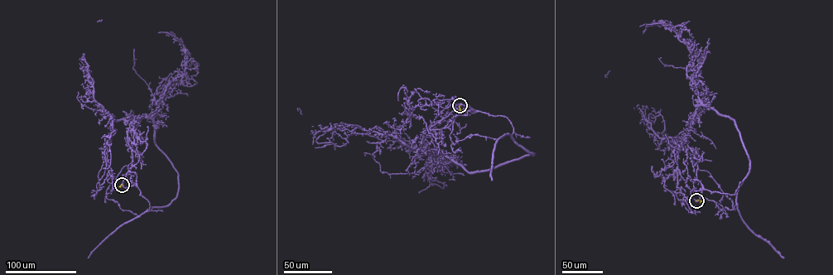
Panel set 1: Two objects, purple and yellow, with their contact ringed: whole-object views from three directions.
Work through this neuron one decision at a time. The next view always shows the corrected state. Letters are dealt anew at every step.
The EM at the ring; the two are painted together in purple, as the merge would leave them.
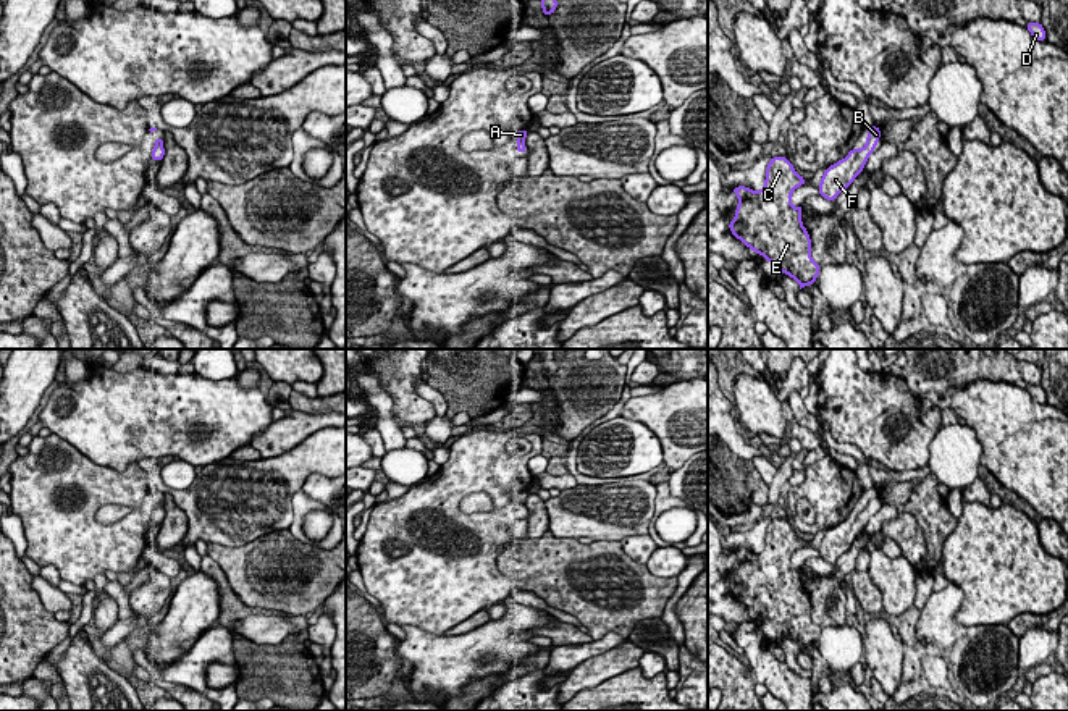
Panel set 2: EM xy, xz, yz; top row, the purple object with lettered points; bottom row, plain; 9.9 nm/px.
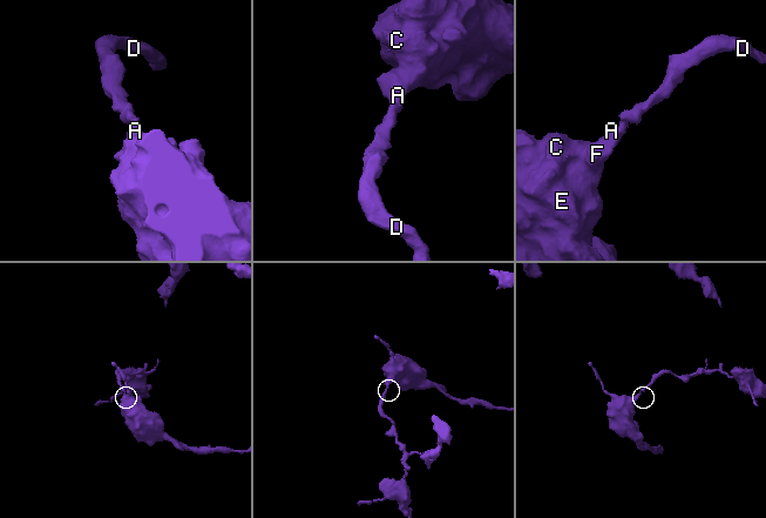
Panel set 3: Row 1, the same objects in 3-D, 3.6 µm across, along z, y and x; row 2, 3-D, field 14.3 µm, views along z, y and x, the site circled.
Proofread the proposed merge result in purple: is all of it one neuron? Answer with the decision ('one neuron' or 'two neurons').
one neuron

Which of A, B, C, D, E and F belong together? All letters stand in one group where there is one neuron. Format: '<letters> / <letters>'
A B C D E F

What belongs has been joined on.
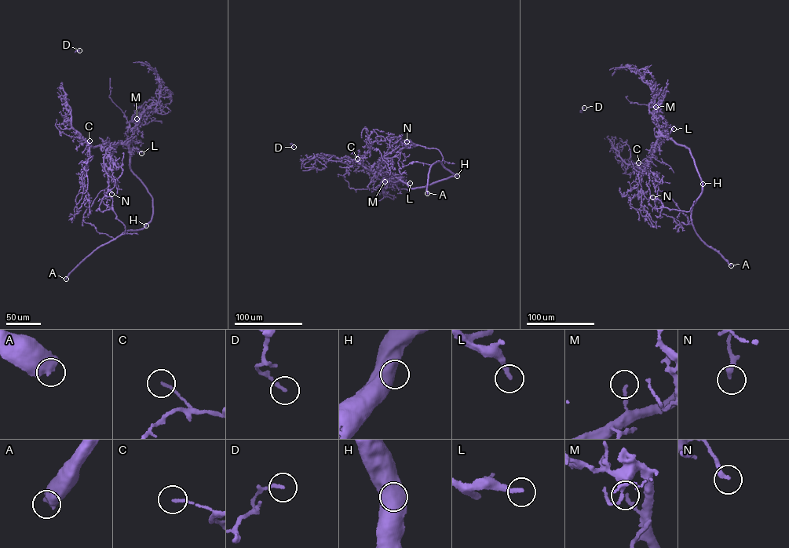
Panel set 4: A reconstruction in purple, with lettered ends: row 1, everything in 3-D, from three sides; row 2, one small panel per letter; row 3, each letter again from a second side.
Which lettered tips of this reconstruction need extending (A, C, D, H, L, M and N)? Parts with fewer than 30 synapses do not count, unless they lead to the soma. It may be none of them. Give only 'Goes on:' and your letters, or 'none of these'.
Goes on: A, L

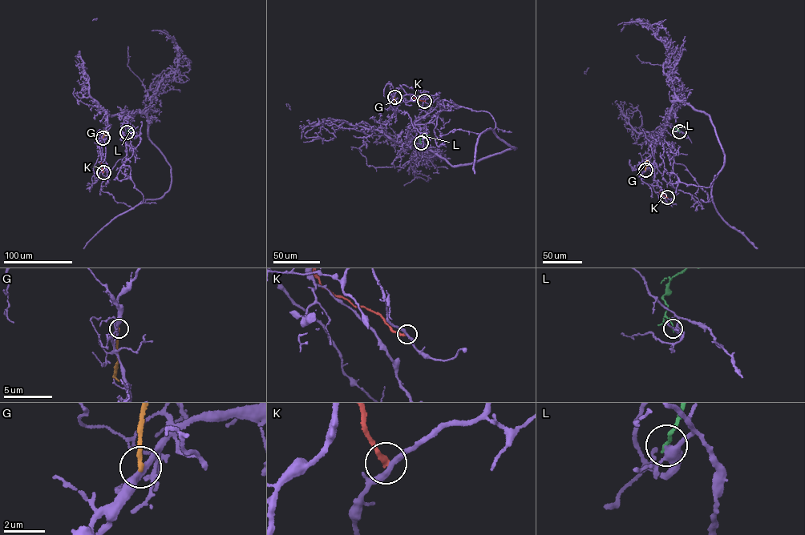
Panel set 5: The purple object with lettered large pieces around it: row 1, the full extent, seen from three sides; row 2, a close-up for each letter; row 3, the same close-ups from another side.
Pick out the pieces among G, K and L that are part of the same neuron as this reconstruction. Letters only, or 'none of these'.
none of these

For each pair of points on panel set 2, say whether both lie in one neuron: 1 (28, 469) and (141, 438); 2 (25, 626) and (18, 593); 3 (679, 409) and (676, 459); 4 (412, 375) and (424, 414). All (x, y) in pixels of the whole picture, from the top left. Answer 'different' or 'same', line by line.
1: different
2: same
3: same
4: same

